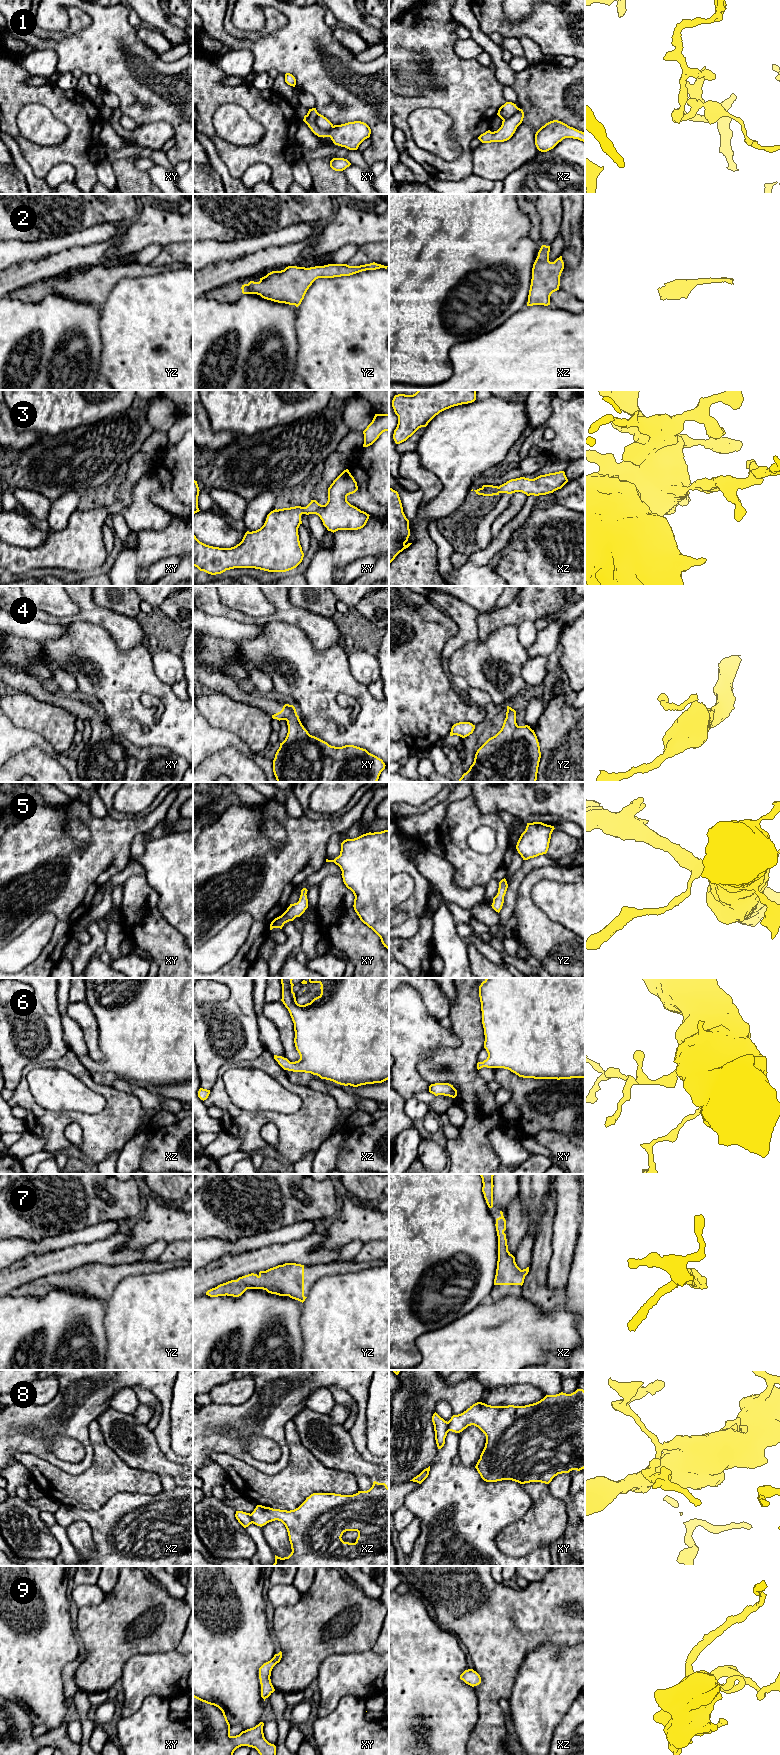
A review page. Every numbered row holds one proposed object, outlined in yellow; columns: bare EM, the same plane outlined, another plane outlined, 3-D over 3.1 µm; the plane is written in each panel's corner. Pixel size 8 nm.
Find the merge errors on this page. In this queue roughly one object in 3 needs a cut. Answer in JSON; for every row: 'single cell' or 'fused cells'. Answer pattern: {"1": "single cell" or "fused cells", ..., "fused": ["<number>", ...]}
{"1": "fused cells", "2": "single cell", "3": "single cell", "4": "single cell", "5": "single cell", "6": "single cell", "7": "single cell", "8": "fused cells", "9": "single cell", "fused": ["1", "8"]}

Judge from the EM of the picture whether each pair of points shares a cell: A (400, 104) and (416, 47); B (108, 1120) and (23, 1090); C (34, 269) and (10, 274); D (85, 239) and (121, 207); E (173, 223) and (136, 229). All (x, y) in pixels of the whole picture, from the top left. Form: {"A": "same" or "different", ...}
{"A": "same", "B": "same", "C": "same", "D": "different", "E": "same"}

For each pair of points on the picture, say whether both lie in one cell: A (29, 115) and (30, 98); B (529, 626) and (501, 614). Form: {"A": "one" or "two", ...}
{"A": "two", "B": "two"}

